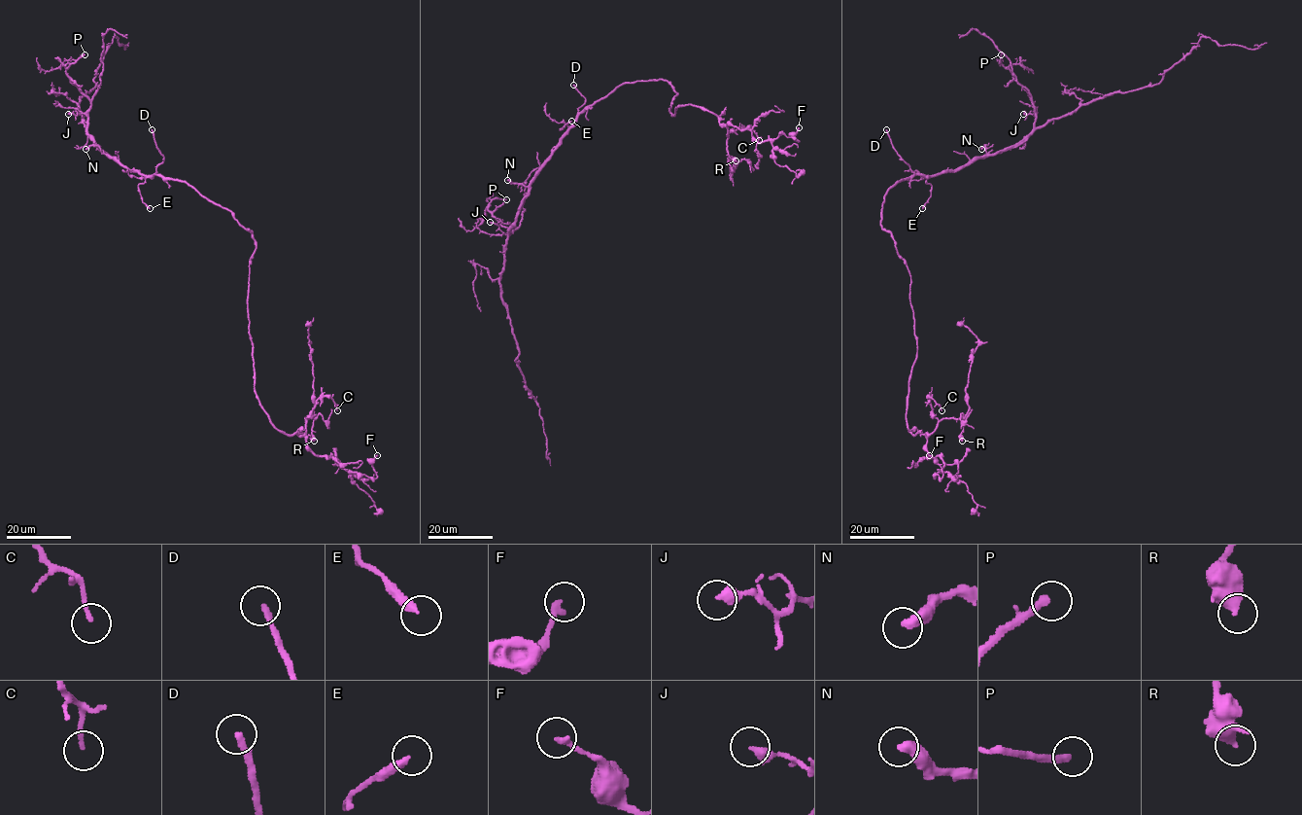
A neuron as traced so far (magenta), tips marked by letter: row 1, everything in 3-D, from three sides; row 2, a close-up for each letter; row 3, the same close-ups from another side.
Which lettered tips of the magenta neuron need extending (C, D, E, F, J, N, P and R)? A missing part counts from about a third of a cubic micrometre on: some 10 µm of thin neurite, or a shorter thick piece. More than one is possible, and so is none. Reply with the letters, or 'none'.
D, N, P

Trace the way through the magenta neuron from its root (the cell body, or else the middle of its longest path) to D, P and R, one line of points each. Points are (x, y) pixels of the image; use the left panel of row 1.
D: (195, 190), (184, 181), (163, 179), (156, 173), (163, 157), (155, 145), (152, 129)
P: (195, 190), (184, 181), (131, 171), (94, 143), (87, 132), (90, 102), (66, 73), (67, 68), (85, 54)
R: (195, 190), (226, 208), (256, 243), (247, 301), (256, 398), (288, 435), (305, 434), (312, 417), (314, 441)

